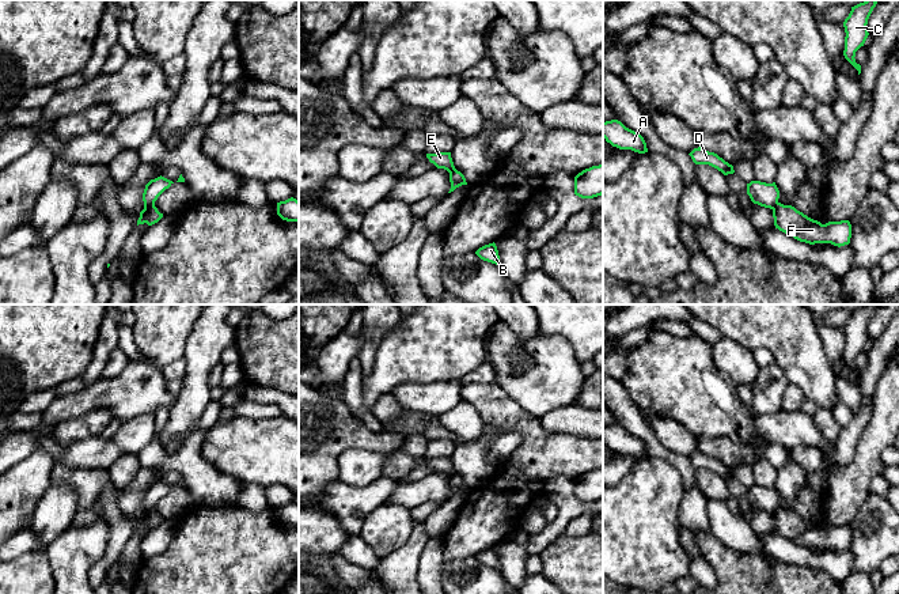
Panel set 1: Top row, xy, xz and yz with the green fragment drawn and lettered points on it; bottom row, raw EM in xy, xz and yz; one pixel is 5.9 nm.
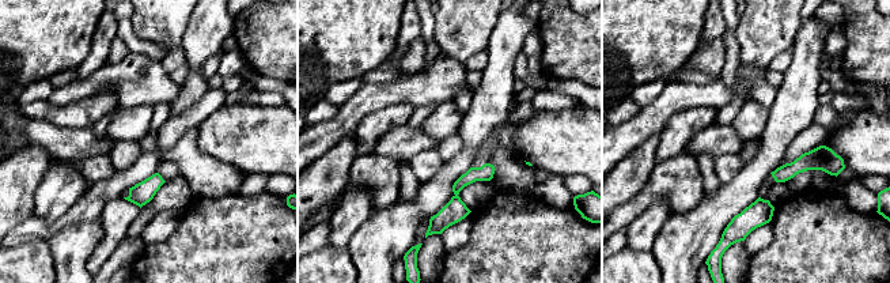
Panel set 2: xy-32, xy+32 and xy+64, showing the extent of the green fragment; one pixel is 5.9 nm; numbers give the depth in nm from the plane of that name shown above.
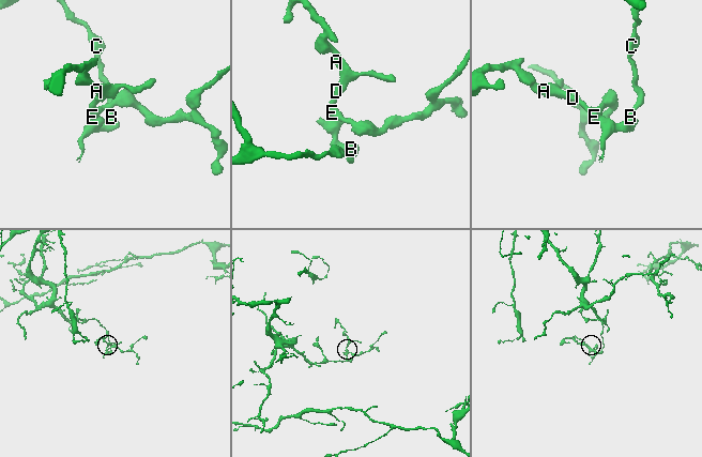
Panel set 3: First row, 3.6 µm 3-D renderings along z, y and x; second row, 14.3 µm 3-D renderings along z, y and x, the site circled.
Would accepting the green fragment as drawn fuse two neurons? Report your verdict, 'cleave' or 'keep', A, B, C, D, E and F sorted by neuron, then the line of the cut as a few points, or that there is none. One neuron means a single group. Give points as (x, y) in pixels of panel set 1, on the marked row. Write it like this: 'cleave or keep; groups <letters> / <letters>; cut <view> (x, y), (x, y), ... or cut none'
cleave; groups A D E / B C F; cut xy (154, 203), (144, 208)

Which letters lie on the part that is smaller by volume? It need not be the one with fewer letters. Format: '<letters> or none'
A, D, E

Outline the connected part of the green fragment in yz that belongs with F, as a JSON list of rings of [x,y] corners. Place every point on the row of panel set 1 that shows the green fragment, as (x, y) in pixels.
[[[775,204],[773,208],[774,226],[779,231],[809,245],[831,243],[845,246],[850,243],[851,224],[849,220],[822,224],[797,211],[792,205]]]

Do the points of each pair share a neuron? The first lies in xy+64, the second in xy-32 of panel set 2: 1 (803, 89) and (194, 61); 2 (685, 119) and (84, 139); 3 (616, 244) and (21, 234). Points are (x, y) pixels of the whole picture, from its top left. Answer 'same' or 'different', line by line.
1: same
2: different
3: same

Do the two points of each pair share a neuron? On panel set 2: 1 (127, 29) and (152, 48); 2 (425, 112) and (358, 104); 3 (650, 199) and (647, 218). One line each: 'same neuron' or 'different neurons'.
1: same neuron
2: different neurons
3: different neurons

